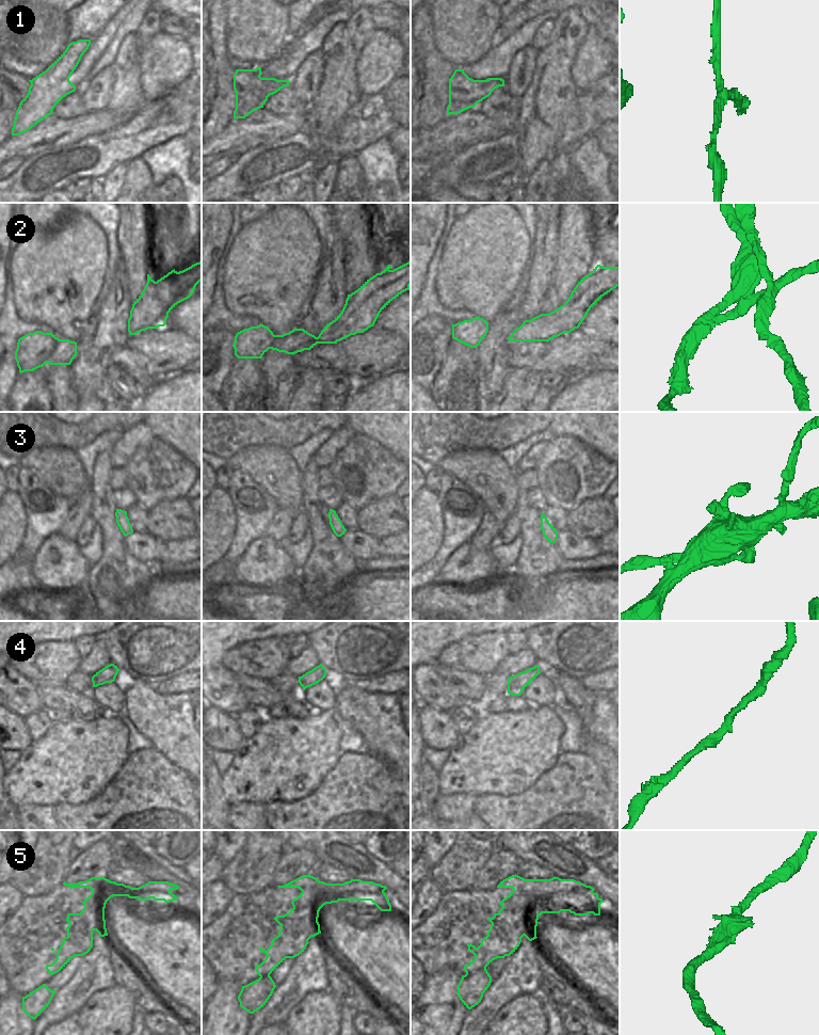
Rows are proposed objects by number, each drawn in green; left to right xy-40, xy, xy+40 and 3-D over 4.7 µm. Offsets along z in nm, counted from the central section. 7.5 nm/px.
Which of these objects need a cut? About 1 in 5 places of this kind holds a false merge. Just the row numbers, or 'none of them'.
1, 2

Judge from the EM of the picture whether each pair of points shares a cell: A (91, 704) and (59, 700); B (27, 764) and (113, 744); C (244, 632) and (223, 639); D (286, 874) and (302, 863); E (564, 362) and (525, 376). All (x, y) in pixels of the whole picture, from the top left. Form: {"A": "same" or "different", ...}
{"A": "same", "B": "same", "C": "same", "D": "same", "E": "same"}

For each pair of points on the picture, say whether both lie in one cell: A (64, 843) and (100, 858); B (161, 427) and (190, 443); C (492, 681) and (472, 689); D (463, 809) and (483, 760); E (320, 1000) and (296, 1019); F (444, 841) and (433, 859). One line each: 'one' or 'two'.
A: two
B: one
C: two
D: two
E: one
F: one

